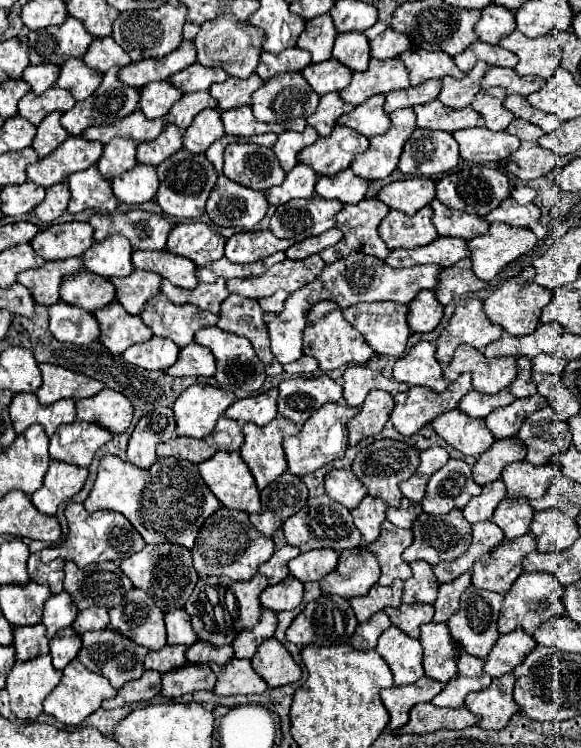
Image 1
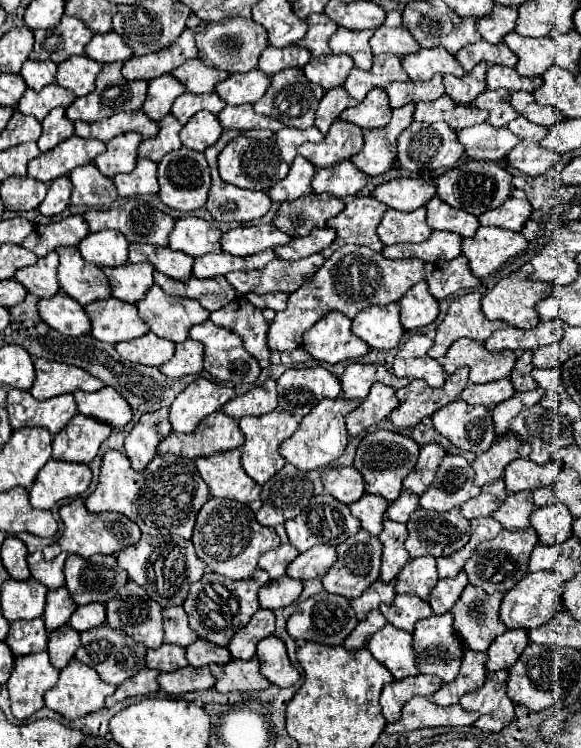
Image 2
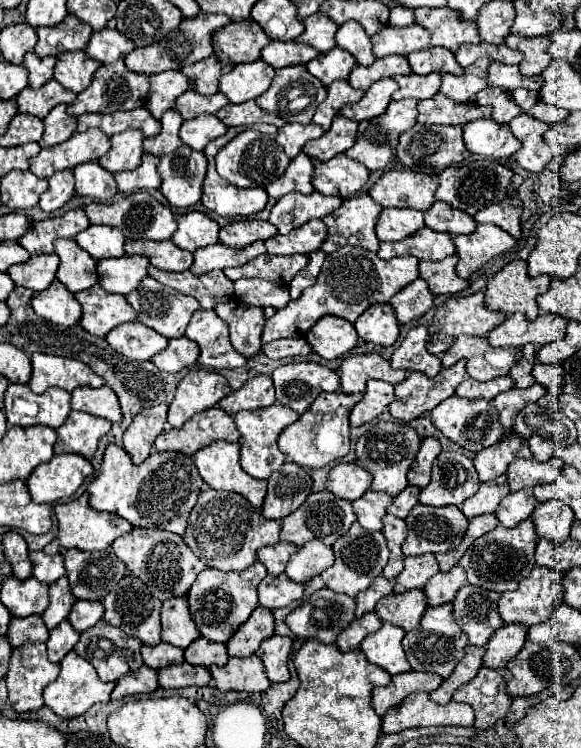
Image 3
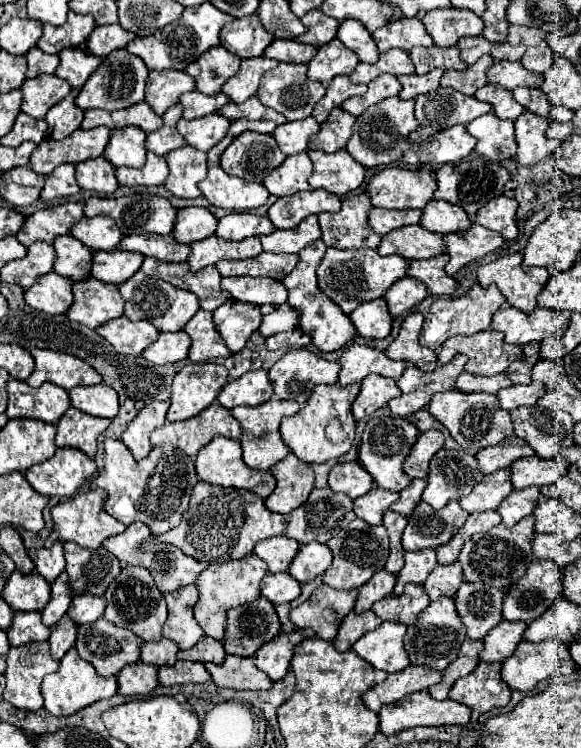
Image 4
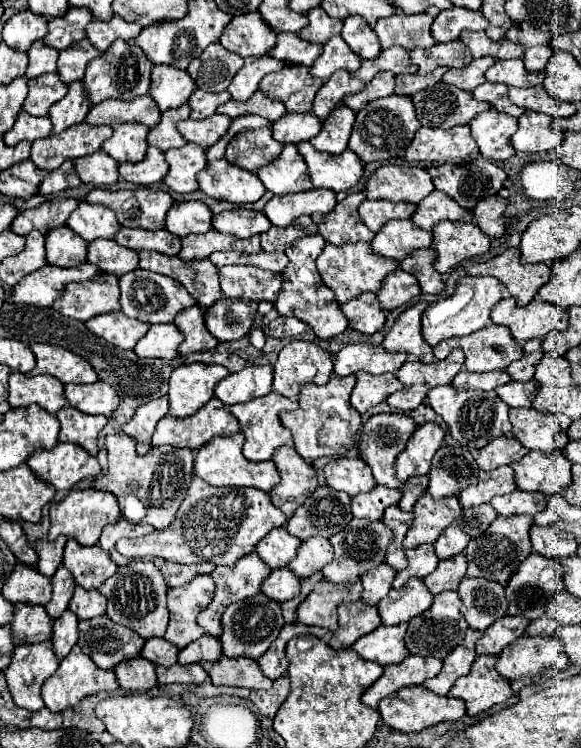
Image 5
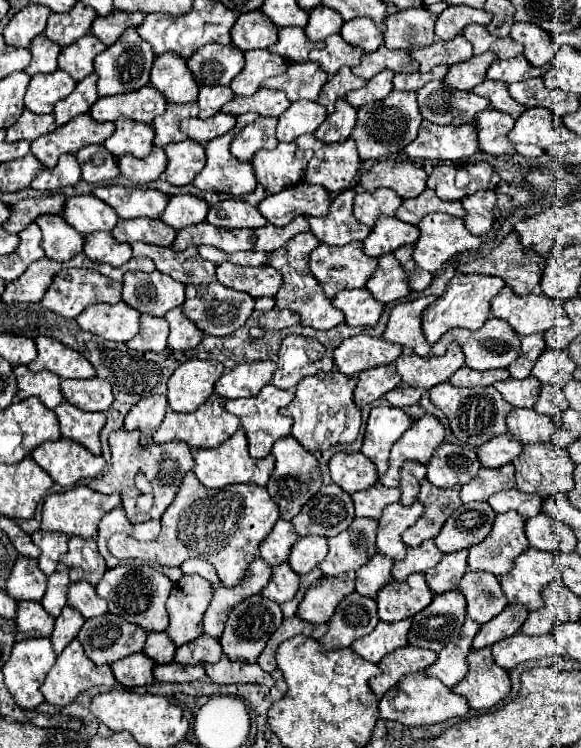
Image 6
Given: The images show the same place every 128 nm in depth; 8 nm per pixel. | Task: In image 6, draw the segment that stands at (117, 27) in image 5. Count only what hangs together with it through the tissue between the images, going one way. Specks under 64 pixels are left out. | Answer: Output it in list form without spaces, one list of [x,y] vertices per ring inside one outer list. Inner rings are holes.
[[[112,10],[108,16],[98,16],[92,22],[92,34],[96,38],[100,38],[106,46],[112,46],[120,34],[130,28],[130,26],[140,26],[144,22],[144,14],[142,12],[120,12],[120,10]]]

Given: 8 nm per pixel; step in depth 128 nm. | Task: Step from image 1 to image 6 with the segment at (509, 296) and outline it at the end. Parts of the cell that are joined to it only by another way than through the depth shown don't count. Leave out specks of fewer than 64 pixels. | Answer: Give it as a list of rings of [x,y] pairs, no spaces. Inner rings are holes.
[[[510,232],[488,256],[462,264],[464,274],[492,274],[506,280],[508,286],[520,296],[530,294],[544,274],[546,260],[532,250],[526,250],[516,232]]]

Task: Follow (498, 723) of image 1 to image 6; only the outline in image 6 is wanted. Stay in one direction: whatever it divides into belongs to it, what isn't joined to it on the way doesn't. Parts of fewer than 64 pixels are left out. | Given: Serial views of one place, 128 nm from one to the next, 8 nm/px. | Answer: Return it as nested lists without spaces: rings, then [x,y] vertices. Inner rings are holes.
[[[490,648],[470,650],[468,674],[452,692],[464,696],[474,710],[488,710],[508,696],[510,678],[508,672],[494,662]]]

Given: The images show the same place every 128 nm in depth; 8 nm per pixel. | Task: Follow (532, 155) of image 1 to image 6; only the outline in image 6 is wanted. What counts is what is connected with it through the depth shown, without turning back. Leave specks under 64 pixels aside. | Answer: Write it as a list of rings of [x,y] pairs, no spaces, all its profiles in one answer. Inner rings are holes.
[[[526,108],[516,120],[516,126],[510,130],[508,138],[514,144],[534,144],[546,150],[558,138],[554,114],[548,108]]]

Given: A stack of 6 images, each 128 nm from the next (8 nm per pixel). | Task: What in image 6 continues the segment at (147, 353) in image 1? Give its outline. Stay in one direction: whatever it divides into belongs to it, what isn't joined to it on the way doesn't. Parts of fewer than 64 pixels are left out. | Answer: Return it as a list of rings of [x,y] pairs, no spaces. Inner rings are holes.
[[[90,304],[80,316],[76,316],[80,328],[98,334],[106,340],[128,342],[138,334],[140,328],[140,312],[132,306],[118,304]]]

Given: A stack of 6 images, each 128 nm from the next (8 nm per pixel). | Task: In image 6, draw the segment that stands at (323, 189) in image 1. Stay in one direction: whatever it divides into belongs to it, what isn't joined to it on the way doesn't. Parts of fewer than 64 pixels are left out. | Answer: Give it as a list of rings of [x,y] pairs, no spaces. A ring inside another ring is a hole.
[[[312,134],[296,138],[300,148],[314,150],[314,158],[306,168],[306,182],[320,184],[328,192],[342,192],[350,186],[352,178],[360,168],[360,158],[352,138],[338,144],[324,144]]]

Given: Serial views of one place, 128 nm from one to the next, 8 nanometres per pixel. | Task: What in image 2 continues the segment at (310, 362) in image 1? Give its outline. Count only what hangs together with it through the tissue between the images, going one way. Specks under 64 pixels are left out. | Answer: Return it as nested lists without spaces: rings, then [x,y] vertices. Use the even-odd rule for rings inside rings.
[[[300,346],[300,348],[294,348],[292,352],[272,352],[270,356],[270,362],[272,364],[306,364],[312,356]]]

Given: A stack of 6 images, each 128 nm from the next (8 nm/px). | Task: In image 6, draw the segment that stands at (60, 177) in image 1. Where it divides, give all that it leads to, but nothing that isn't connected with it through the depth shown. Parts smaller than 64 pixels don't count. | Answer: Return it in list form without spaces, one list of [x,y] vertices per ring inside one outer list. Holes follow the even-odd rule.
[[[90,114],[84,116],[76,116],[72,122],[58,126],[52,134],[44,134],[40,138],[36,138],[32,142],[32,154],[46,166],[46,168],[54,168],[58,164],[60,154],[76,154],[80,148],[88,146],[88,144],[102,144],[108,136],[112,136],[114,132],[114,122],[96,122],[90,118]]]

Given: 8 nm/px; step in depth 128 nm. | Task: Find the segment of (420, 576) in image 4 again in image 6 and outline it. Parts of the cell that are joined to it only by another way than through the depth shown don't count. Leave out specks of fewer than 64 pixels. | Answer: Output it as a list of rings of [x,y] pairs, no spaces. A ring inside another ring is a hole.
[[[428,540],[416,548],[408,548],[406,558],[394,562],[392,576],[396,580],[406,580],[414,572],[426,572],[428,568],[436,566],[440,558],[442,558],[442,552],[436,548],[434,540]]]

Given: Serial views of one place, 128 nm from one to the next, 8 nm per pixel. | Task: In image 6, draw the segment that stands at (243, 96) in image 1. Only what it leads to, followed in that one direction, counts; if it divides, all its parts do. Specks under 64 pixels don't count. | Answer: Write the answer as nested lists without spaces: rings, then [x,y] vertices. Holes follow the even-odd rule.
[[[248,50],[244,70],[232,80],[230,88],[236,96],[252,96],[262,80],[282,74],[286,70],[286,62],[282,56],[276,56],[268,50]]]

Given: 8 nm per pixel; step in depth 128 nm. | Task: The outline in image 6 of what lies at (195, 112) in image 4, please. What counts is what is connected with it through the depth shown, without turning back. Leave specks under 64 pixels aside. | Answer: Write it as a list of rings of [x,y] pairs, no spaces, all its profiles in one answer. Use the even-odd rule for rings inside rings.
[[[202,86],[198,94],[198,106],[200,106],[200,118],[210,118],[220,108],[234,98],[234,92],[230,86]]]

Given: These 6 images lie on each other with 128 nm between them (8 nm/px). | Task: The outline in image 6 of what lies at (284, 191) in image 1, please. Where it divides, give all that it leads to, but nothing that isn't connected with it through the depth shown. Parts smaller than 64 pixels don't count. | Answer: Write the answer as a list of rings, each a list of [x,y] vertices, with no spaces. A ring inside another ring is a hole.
[[[280,142],[274,150],[260,150],[252,158],[258,182],[270,192],[276,194],[288,186],[304,182],[304,172],[310,152],[300,150],[294,142]]]

